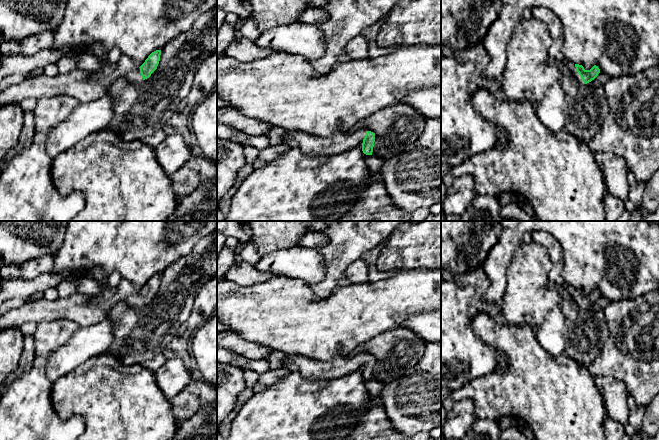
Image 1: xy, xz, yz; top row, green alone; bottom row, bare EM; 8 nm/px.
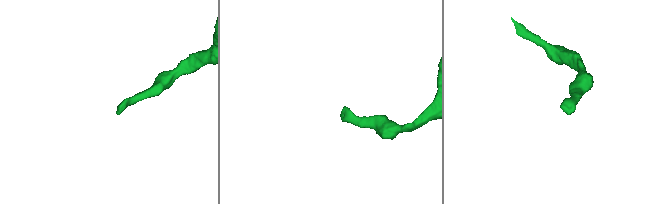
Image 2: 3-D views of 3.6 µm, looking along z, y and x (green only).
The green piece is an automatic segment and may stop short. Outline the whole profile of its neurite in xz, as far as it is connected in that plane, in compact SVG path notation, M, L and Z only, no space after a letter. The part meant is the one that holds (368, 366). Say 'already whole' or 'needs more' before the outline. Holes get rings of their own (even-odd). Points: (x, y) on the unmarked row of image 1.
needs more | M361 353L353 358L320 361L296 355L291 359L284 357L280 362L288 372L299 372L305 378L335 379L361 369L364 378L372 379L375 357Z

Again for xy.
needs more | M161 274L152 276L140 291L122 279L116 286L115 294L100 301L94 296L74 294L53 301L41 299L29 302L0 316L0 329L20 328L28 322L39 324L59 319L69 319L80 327L92 326L107 319L109 310L118 302L125 301L131 307L140 307L149 302L157 293L160 279Z

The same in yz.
needs more | M567 285L567 288L568 288L570 294L574 297L576 302L581 307L587 308L587 307L591 306L600 297L600 293L596 289L594 289L590 294L585 294L582 289L574 288L571 285Z

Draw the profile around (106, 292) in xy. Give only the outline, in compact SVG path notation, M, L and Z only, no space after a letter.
M102 287L101 290L96 294L94 295L94 297L97 299L97 300L105 300L107 298L110 298L112 297L116 292L116 287Z

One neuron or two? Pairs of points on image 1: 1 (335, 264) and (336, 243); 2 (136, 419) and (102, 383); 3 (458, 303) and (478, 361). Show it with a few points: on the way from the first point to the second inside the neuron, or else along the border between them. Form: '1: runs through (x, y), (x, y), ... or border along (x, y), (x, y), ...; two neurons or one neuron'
1: runs through (336, 259), (336, 248); one neuron
2: runs through (127, 410), (109, 392); one neuron
3: runs through (458, 317), (458, 341), (464, 347); one neuron

